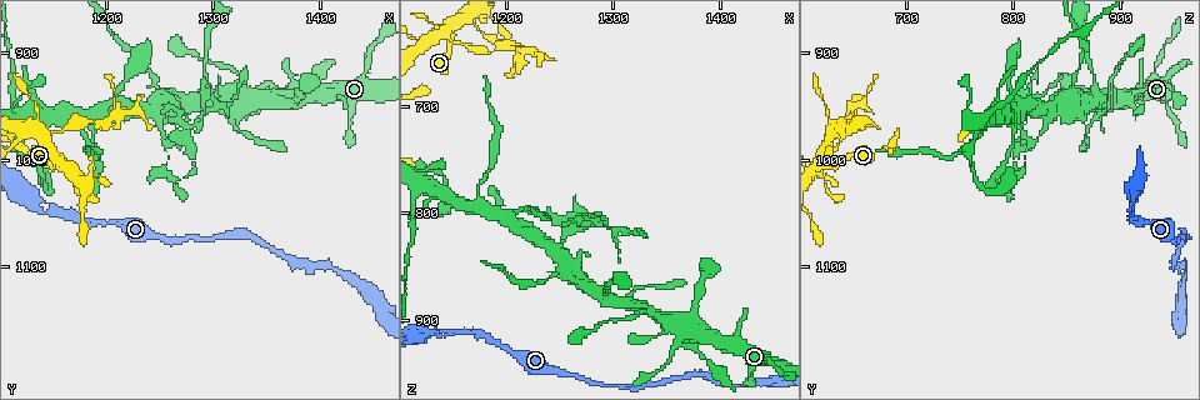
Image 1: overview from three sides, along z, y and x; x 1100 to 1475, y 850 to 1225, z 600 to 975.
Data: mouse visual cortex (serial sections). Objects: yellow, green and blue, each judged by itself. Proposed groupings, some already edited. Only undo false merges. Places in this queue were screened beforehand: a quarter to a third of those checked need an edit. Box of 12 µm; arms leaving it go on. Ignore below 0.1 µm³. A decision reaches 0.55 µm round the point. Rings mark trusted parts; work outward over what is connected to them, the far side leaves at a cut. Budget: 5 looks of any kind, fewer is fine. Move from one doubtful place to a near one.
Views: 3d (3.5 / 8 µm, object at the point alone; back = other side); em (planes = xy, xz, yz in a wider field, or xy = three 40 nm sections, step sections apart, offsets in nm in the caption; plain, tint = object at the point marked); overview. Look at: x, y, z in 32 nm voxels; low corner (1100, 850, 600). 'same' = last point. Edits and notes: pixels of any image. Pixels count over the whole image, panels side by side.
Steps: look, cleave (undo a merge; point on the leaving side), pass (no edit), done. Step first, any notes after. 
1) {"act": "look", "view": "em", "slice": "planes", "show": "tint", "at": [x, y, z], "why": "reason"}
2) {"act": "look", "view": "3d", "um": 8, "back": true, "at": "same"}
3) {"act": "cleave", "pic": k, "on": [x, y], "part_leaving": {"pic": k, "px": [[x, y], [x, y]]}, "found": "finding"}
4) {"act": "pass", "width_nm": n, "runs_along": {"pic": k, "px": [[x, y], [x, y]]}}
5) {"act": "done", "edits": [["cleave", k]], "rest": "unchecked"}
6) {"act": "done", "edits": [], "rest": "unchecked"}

{"act": "look", "view": "3d", "um": 8, "at": [1264, 976, 810], "why": "sharp bend"}

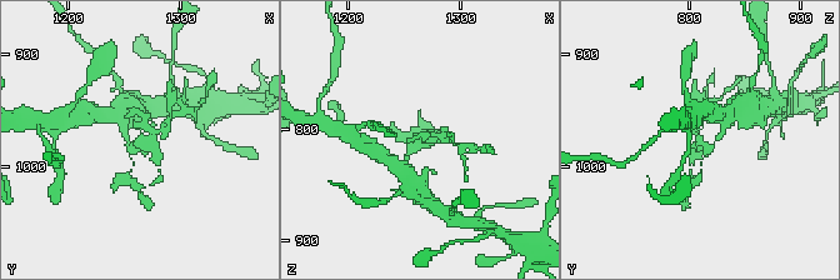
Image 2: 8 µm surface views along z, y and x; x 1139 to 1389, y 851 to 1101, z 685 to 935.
{"act": "look", "view": "3d", "um": 3.5, "at": [1268, 976, 812], "why": "zoom in"}

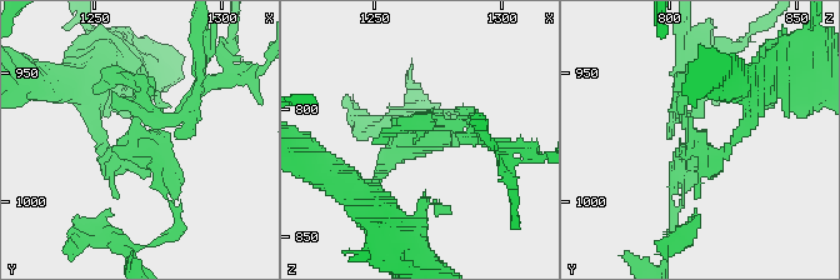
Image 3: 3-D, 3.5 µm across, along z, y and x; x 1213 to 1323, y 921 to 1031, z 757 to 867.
{"act": "cleave", "pic": 3, "on": [126, 151], "found": "a second cell is stuck on"}

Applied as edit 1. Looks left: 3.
{"act": "look", "view": "3d", "um": 3.5, "at": [1146, 1042, 912], "why": "thin neck"}

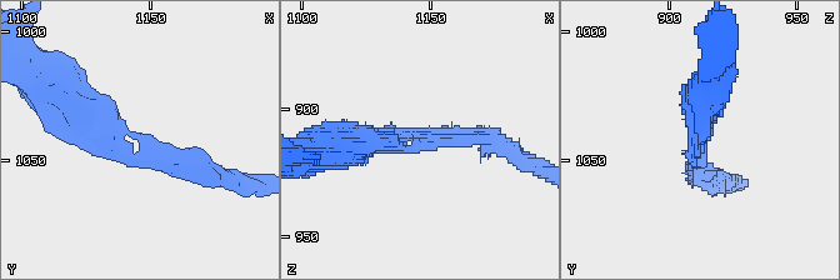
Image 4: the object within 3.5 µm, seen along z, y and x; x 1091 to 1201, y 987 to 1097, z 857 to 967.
{"act": "look", "view": "em", "slice": "xy", "step": 2, "show": "tint", "at": [1147, 1042, 913]}

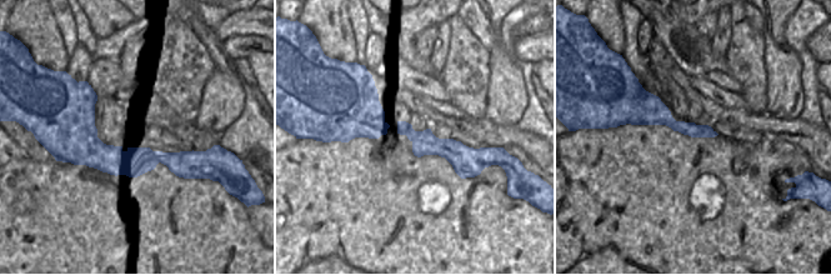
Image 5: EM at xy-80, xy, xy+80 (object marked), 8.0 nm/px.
{"act": "pass", "width_nm": 200, "runs_along": {"pic": 4, "px": [[220, 176], [70, 103]]}, "found": "one cell here"}

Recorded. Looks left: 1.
{"act": "done", "edits": [["cleave", 3]], "rest": "unchecked"}

